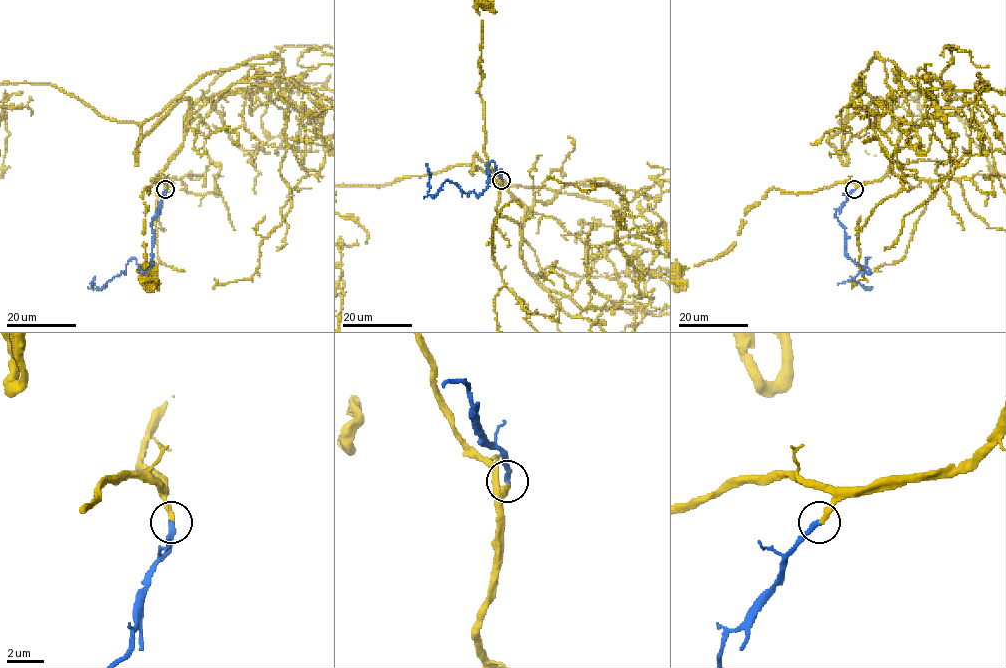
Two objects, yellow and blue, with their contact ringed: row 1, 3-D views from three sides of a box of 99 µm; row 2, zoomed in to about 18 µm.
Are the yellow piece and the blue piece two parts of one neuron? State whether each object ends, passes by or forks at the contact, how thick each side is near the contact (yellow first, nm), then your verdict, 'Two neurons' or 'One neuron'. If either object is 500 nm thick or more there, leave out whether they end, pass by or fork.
At the ring yellow ends. At the ring blue ends. Thickness 260 nm (yellow) against 280 nm. One neuron

